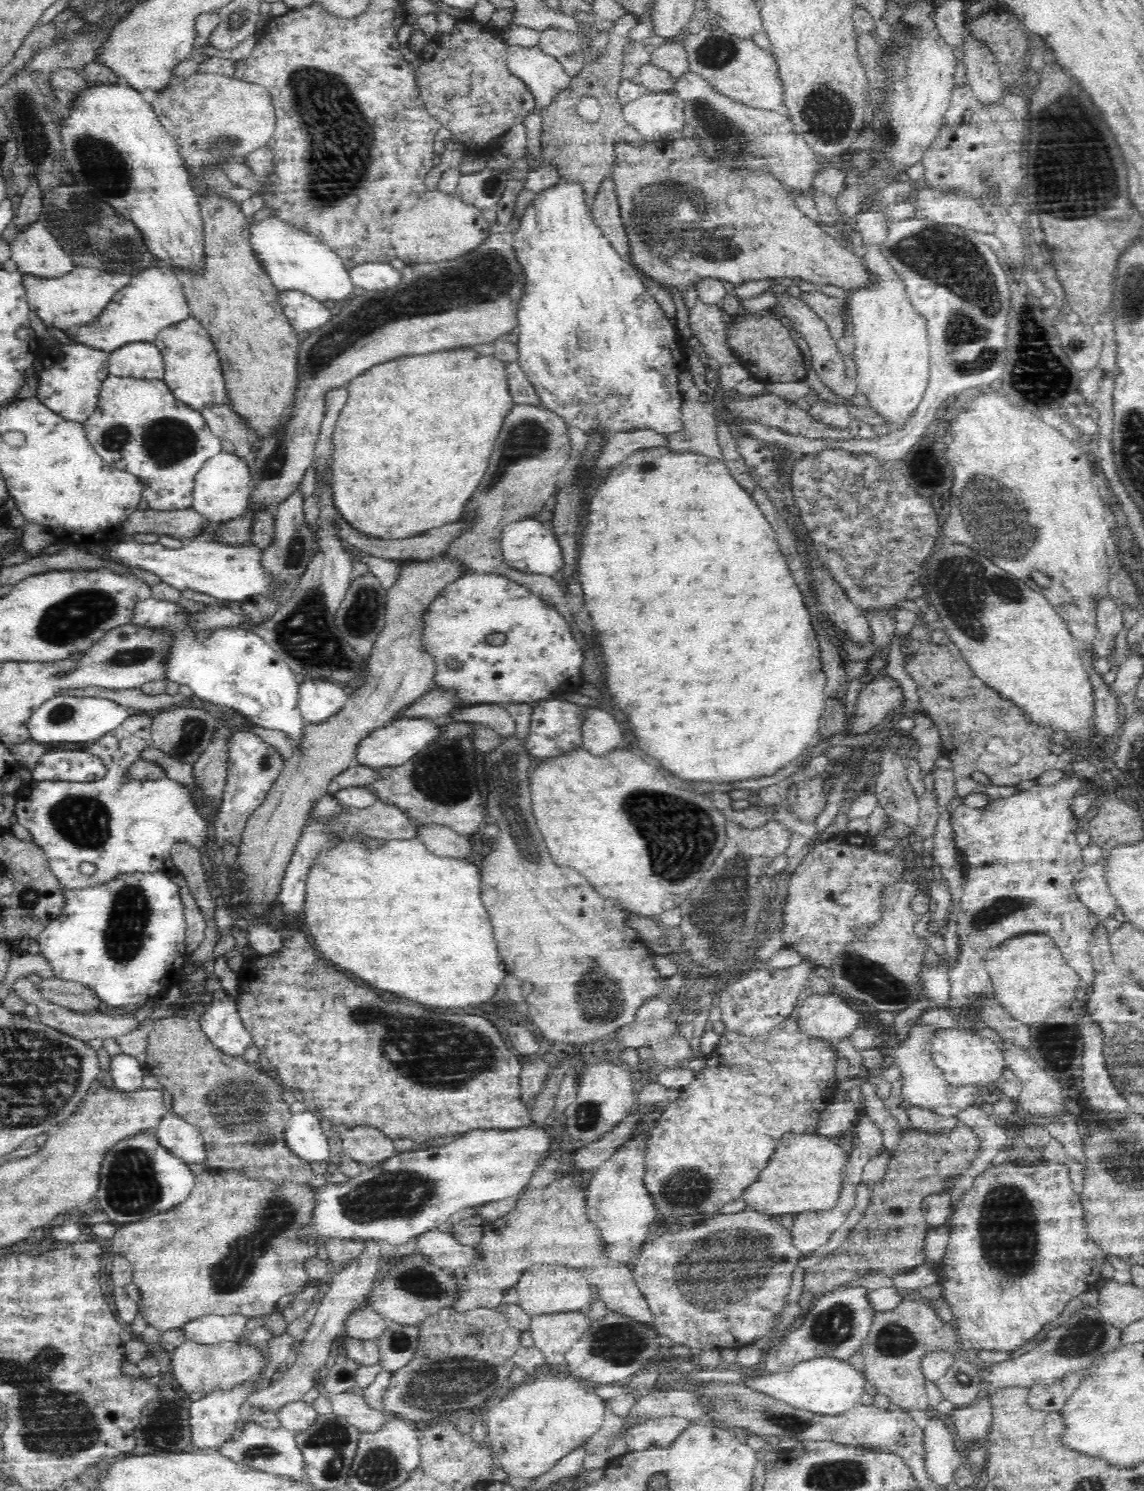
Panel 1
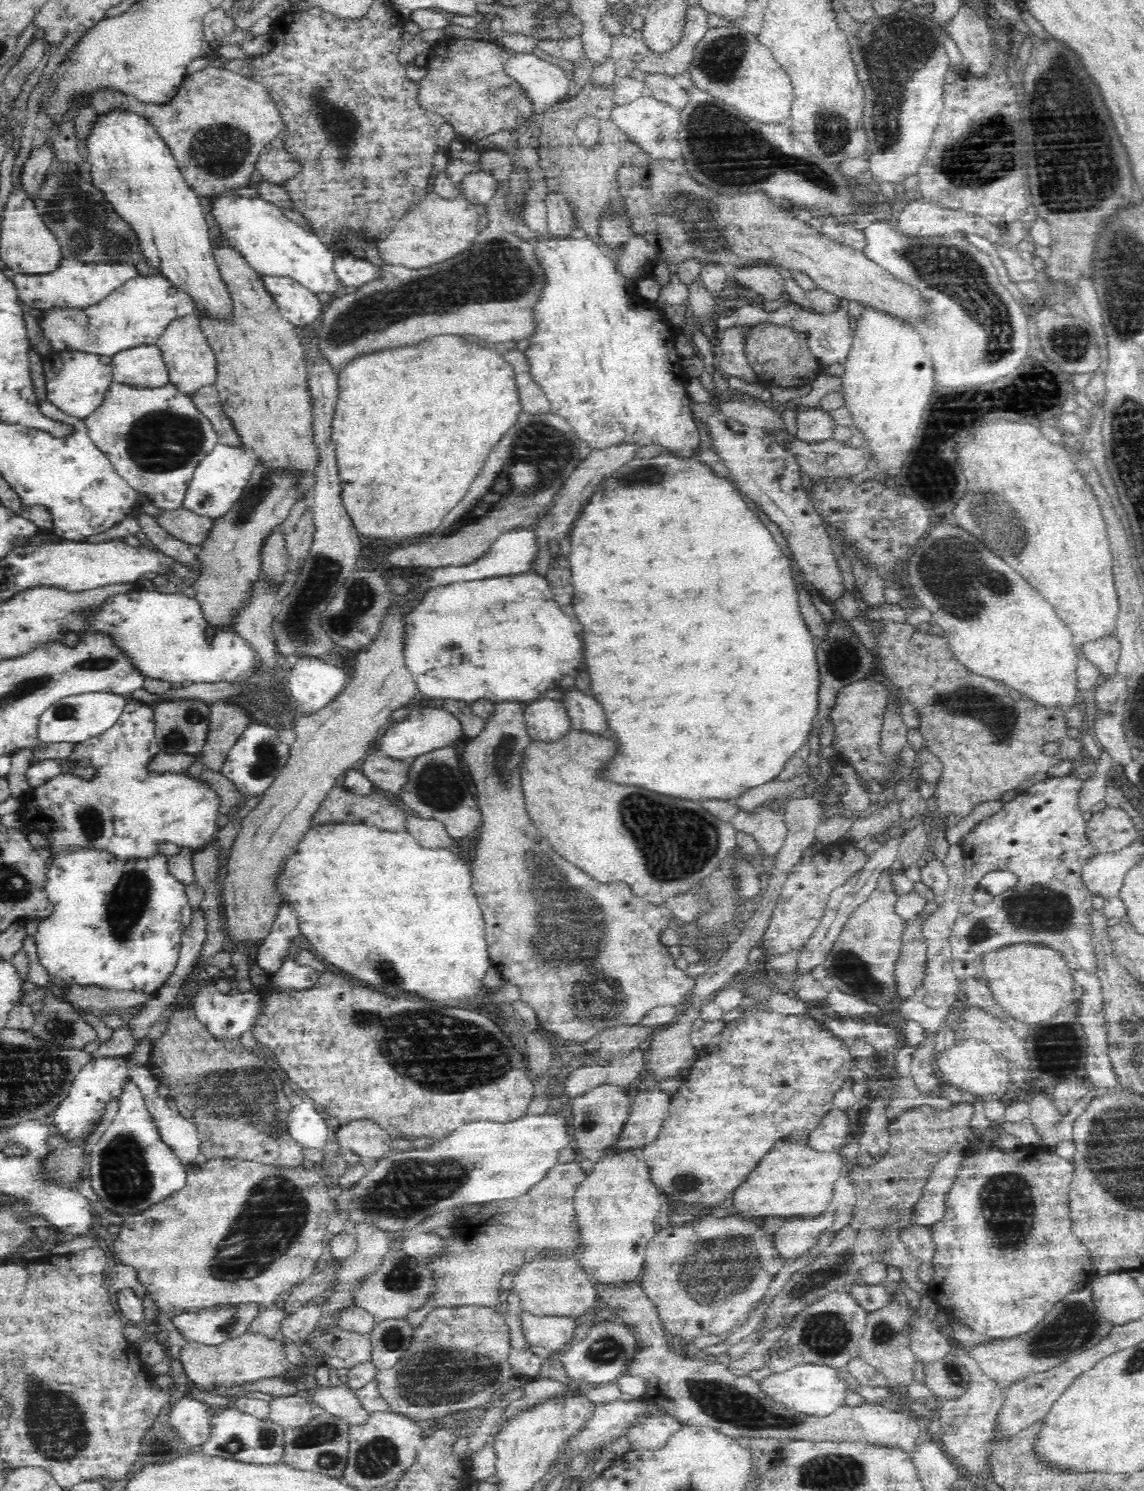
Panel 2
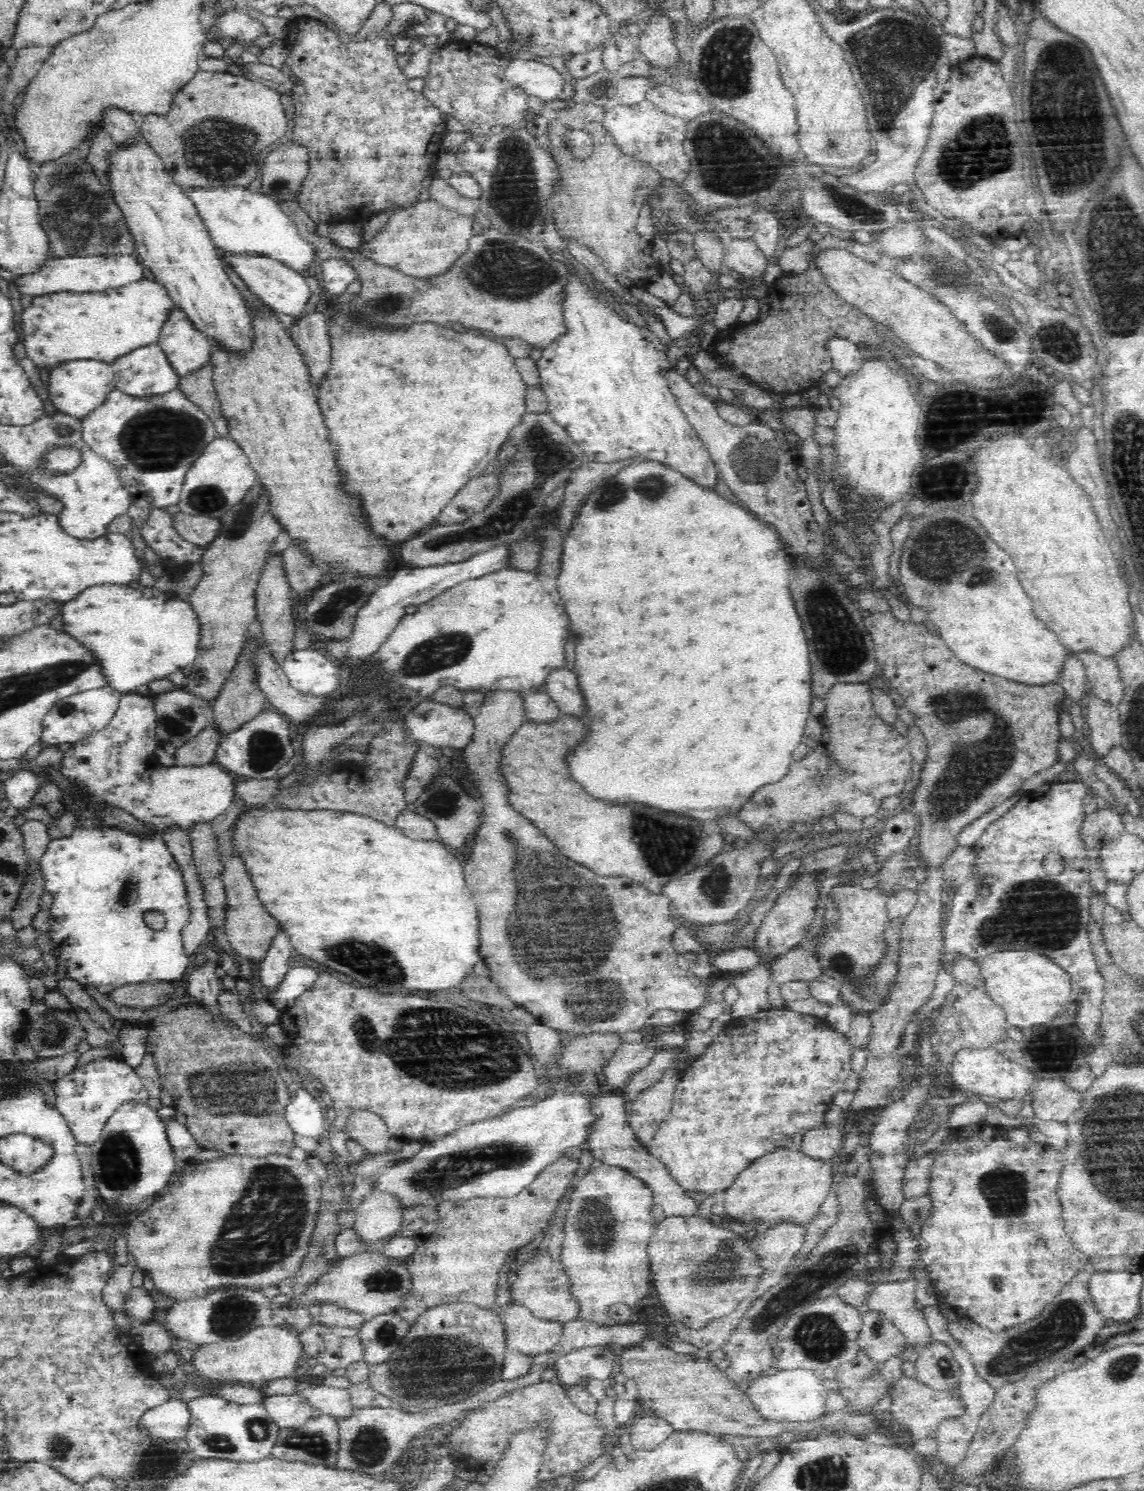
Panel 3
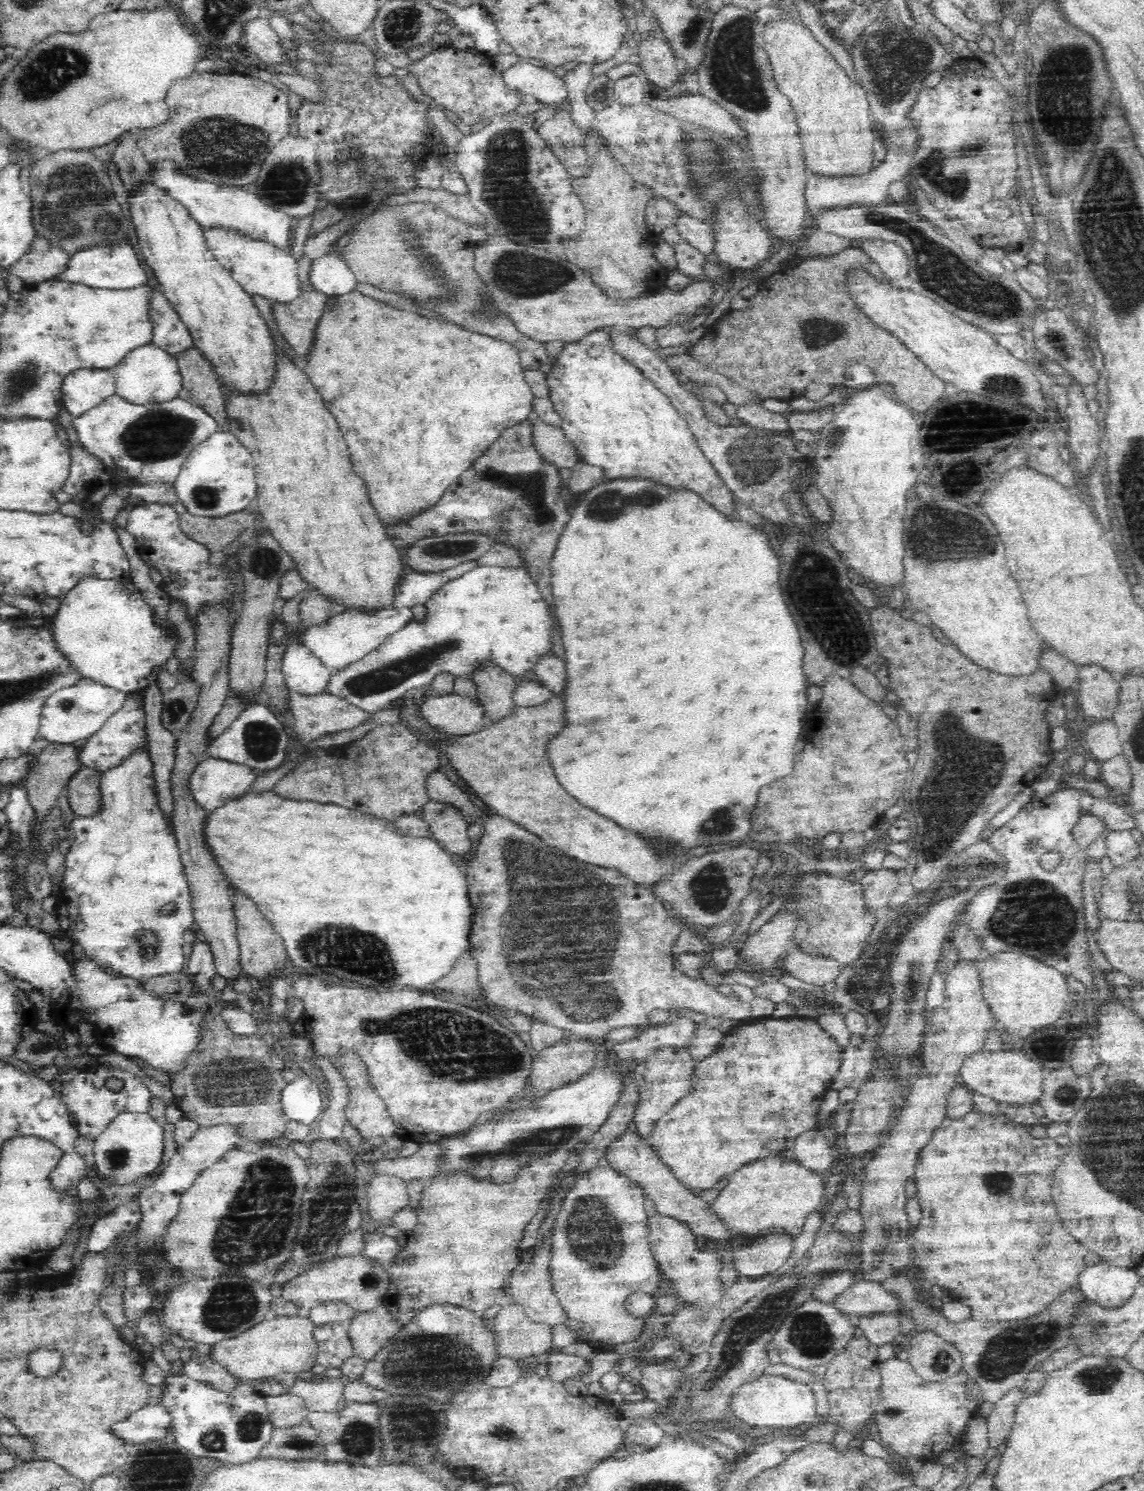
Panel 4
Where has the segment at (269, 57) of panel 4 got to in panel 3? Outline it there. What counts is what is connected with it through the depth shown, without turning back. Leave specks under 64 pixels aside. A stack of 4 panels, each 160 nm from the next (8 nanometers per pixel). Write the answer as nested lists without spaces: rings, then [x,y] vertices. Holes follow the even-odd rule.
[[[242,11],[227,12],[227,14],[221,15],[219,24],[213,29],[212,34],[217,40],[228,35],[247,45],[250,43],[265,45],[265,41],[268,39],[266,26],[260,20],[256,20],[247,12]]]

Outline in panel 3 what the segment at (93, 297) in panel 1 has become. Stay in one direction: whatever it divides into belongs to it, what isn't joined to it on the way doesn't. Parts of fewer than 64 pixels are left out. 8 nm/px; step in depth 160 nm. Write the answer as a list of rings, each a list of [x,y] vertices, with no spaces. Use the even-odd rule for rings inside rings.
[[[120,253],[116,256],[88,254],[86,256],[55,257],[44,261],[38,272],[18,275],[16,284],[19,293],[30,297],[62,291],[100,292],[100,290],[118,288],[144,279],[142,267],[143,265],[138,263],[138,260],[130,253],[127,255]]]

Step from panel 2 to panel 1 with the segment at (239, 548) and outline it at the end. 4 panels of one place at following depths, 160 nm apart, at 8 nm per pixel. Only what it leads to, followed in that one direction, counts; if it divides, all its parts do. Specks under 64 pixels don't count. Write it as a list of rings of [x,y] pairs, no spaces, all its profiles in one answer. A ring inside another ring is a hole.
[[[488,233],[478,248],[441,263],[418,263],[406,265],[399,270],[400,280],[393,287],[371,290],[362,296],[351,296],[348,306],[344,306],[336,316],[332,315],[326,324],[315,328],[300,344],[298,354],[298,392],[294,398],[294,416],[284,432],[274,434],[264,440],[259,450],[254,452],[251,470],[250,500],[240,516],[225,523],[215,525],[213,542],[230,547],[248,547],[253,536],[254,520],[262,511],[276,512],[284,502],[299,490],[302,480],[313,466],[313,456],[319,428],[324,416],[325,392],[331,388],[346,386],[358,374],[370,366],[398,358],[436,352],[454,347],[493,344],[500,336],[510,334],[518,327],[518,308],[526,294],[526,274],[512,240],[503,233]]]

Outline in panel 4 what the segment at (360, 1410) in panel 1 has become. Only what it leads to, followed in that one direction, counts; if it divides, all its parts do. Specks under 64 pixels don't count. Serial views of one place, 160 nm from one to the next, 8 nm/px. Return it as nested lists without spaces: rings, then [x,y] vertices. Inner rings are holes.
[[[326,1376],[311,1380],[297,1378],[289,1392],[302,1397],[309,1411],[331,1411],[338,1408],[343,1398],[344,1387],[339,1378]]]

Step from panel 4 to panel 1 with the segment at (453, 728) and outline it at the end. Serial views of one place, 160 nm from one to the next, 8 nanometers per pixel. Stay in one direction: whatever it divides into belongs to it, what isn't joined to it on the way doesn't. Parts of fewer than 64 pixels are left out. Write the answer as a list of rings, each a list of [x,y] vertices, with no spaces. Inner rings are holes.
[[[395,718],[388,725],[378,728],[362,740],[356,754],[356,763],[370,767],[400,766],[409,762],[418,752],[429,748],[442,736],[442,725],[426,718]]]

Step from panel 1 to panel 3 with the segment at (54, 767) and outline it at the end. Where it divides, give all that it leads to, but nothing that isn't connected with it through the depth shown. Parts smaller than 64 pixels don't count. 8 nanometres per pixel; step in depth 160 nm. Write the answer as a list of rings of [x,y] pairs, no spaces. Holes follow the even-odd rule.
[[[27,770],[14,772],[10,778],[4,780],[5,799],[10,802],[9,806],[18,812],[30,810],[36,790],[47,783],[43,776],[34,775],[33,772]]]

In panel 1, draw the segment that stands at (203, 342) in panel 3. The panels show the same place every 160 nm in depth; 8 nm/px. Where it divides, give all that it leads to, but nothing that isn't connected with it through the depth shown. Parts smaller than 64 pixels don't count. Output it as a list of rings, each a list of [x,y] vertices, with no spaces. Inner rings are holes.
[[[190,316],[163,328],[154,343],[162,351],[165,362],[163,381],[172,389],[178,400],[198,410],[208,403],[229,406],[219,353],[209,332],[199,320]]]

